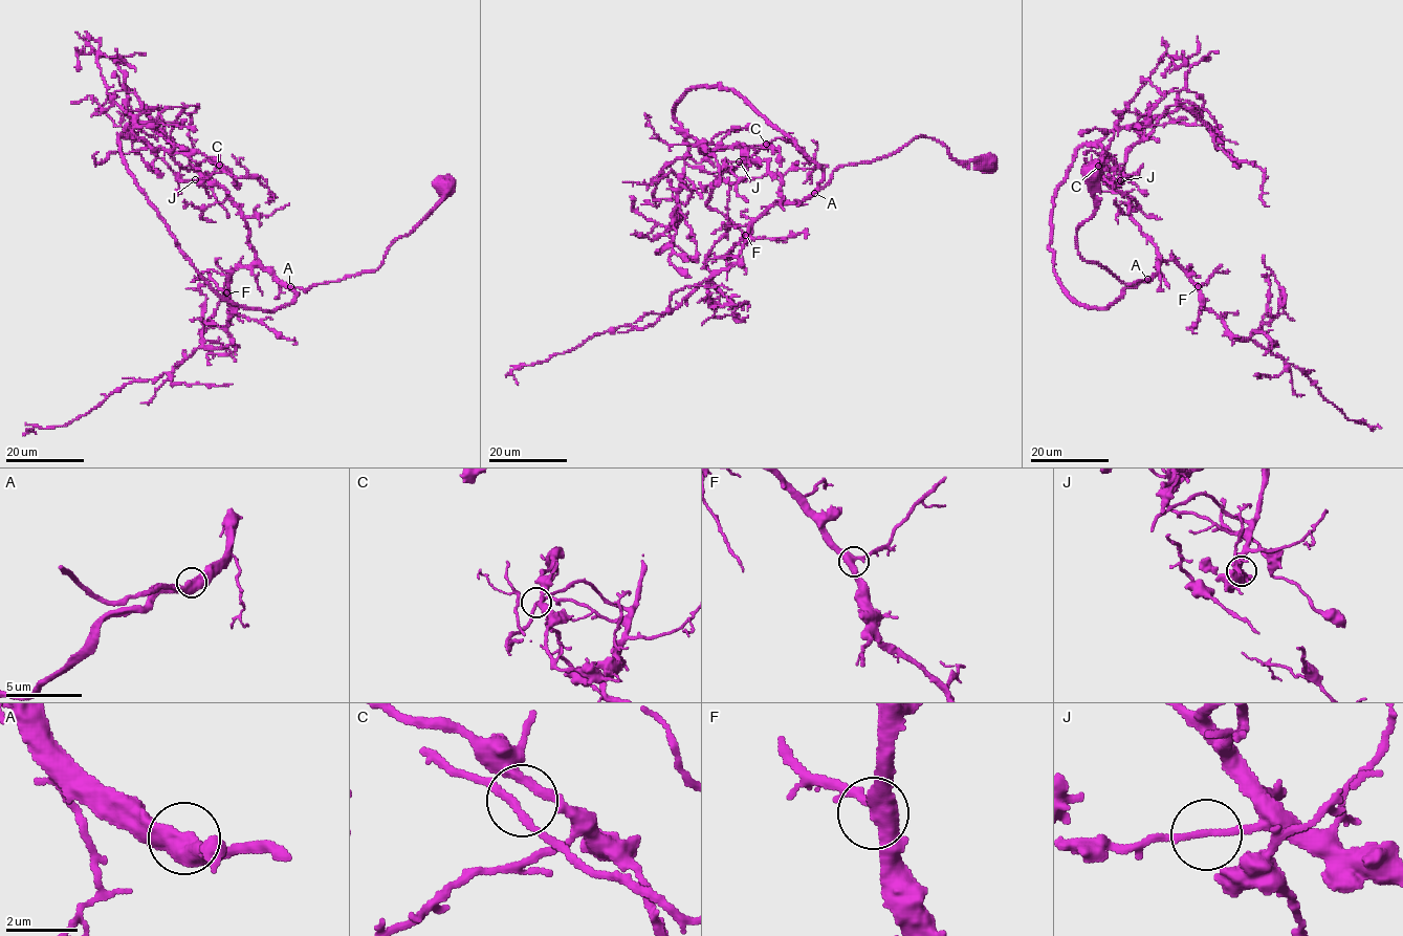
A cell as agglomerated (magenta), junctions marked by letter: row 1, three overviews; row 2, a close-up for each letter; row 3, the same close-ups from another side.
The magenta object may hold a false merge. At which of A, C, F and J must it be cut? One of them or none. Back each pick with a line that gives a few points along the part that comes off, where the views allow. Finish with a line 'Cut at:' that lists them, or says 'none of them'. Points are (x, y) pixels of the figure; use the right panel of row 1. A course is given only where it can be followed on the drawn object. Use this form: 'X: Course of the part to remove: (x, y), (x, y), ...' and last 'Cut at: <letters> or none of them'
Cut at: none of them

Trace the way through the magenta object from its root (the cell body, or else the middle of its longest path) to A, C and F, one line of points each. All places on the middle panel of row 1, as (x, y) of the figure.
A: (984, 164), (982, 168), (956, 160), (940, 143), (917, 135), (873, 160), (840, 166), (814, 193)
C: (984, 164), (956, 160), (917, 135), (840, 166), (823, 187), (786, 202), (766, 160), (740, 164), (766, 144)
F: (984, 164), (956, 160), (940, 143), (917, 135), (873, 160), (840, 166), (803, 200), (771, 204), (745, 235)

